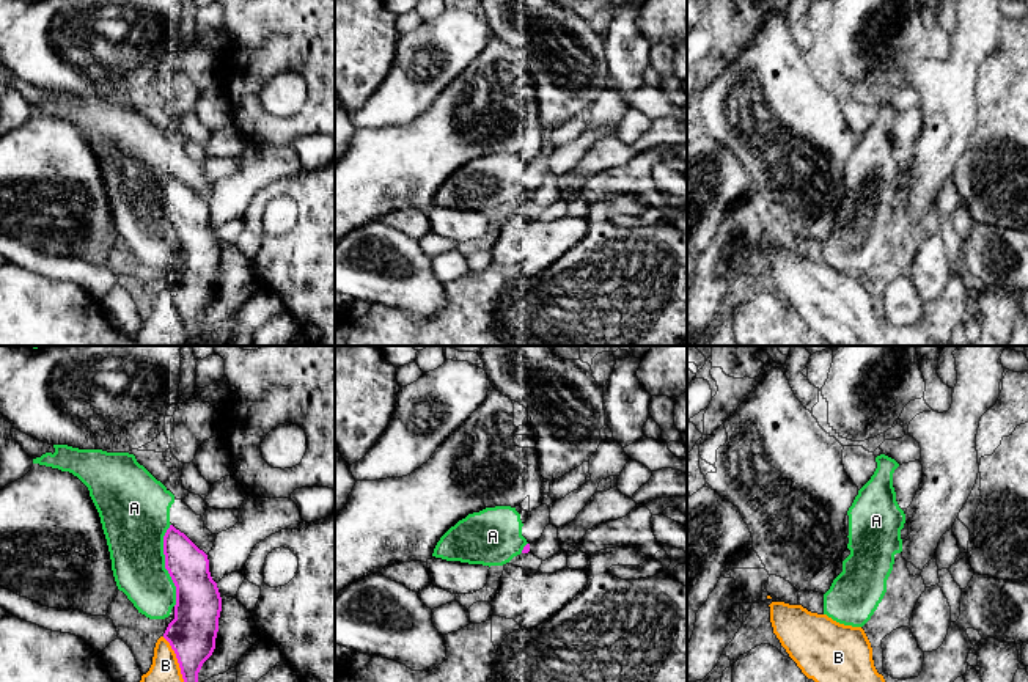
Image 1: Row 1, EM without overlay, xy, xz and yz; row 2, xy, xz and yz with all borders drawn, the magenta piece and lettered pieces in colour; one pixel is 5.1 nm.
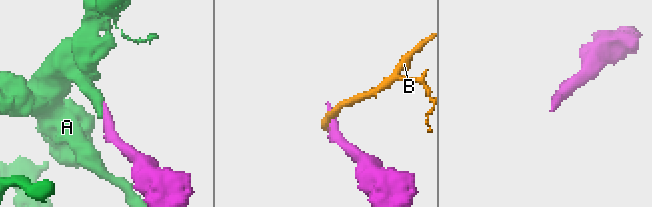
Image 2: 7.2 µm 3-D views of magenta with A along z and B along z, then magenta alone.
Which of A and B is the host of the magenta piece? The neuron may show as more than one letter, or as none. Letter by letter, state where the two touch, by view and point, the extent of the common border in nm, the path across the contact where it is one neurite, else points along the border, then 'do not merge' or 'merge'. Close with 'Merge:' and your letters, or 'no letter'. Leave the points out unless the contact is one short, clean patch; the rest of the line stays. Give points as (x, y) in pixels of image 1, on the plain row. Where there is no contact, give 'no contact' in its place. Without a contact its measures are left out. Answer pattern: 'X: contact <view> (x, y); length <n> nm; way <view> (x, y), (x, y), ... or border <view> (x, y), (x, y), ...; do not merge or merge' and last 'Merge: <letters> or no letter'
A: contact xy (165, 212); length 420 nm; merge
B: contact xy (178, 310); length 320 nm; do not merge
Merge: A

